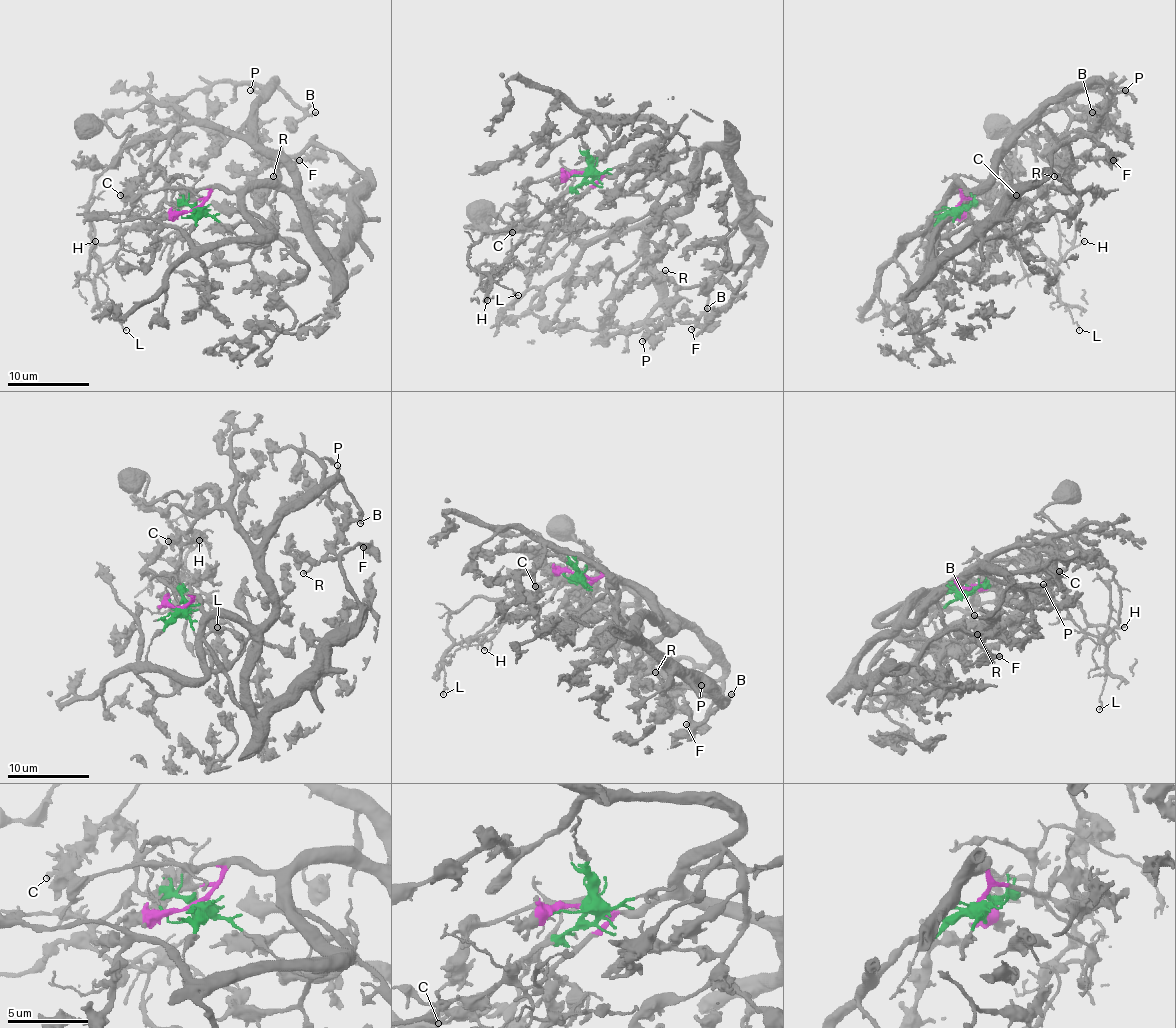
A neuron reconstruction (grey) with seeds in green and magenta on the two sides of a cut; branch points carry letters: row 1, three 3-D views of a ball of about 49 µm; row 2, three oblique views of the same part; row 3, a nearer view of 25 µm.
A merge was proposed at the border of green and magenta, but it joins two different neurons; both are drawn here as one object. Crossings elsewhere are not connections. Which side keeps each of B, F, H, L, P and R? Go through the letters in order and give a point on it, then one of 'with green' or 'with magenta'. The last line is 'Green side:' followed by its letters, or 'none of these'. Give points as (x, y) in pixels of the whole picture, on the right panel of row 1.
B: at (1092, 112); with magenta
F: at (1113, 160); with magenta
H: at (1084, 241); with green
L: at (1079, 330); with green
P: at (1125, 90); with magenta
R: at (1054, 176); with magenta
Green side: H, L

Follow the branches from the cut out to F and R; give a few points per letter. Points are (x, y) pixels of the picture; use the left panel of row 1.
F: (194, 210), (215, 187), (283, 189), (328, 259), (342, 245), (365, 177), (315, 136), (299, 161)
R: (194, 210), (215, 187), (283, 189), (328, 259), (342, 245), (365, 177), (309, 144), (272, 177)

